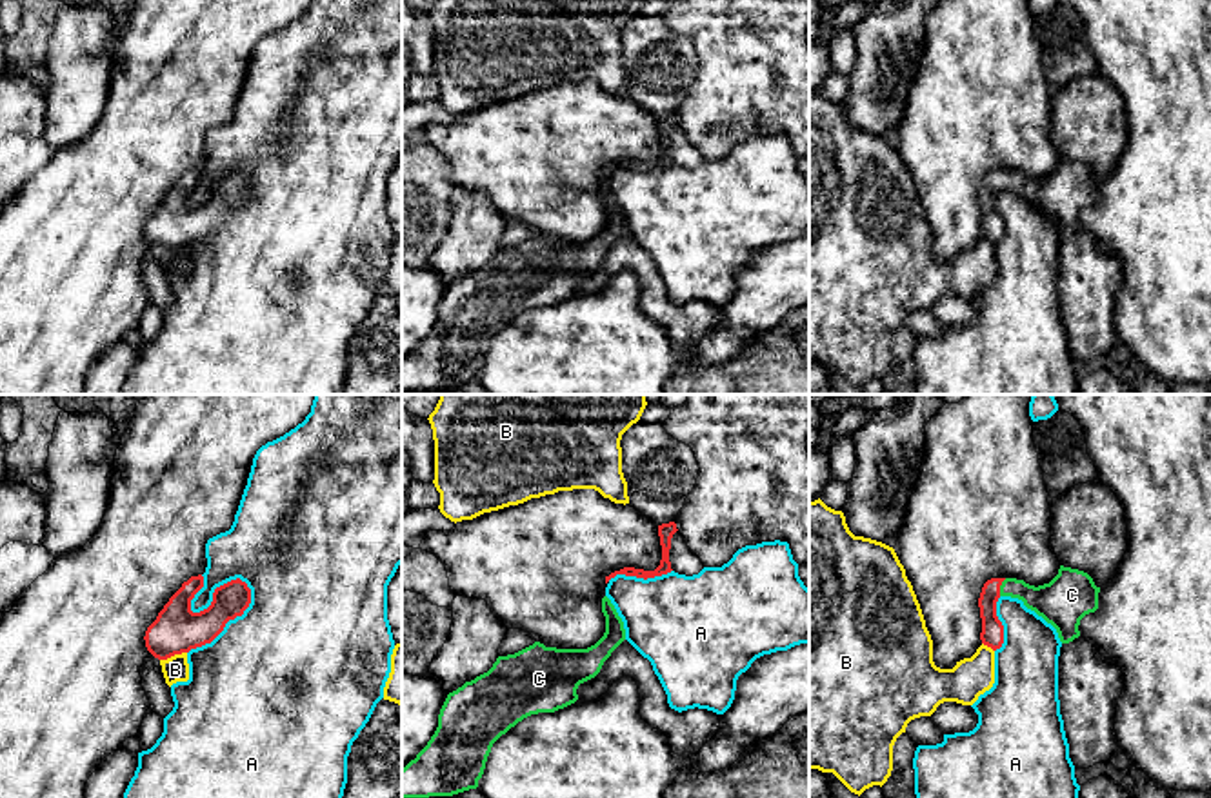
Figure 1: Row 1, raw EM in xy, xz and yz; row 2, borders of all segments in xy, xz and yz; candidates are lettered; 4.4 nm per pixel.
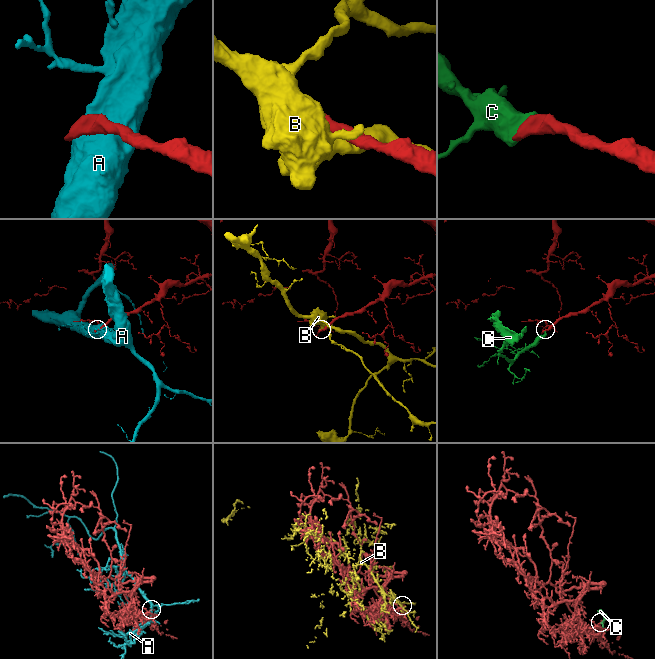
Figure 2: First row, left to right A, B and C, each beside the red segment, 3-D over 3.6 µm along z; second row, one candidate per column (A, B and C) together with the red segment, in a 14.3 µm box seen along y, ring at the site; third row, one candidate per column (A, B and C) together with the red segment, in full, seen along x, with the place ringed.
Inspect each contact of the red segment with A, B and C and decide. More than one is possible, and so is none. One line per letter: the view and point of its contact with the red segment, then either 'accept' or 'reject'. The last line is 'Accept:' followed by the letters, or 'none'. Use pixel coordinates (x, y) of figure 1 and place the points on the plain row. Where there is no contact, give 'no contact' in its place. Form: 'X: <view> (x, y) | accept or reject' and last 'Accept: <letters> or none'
A: xy (230, 211) | reject
B: xy (173, 248) | reject
C: yz (999, 180) | accept
Accept: C

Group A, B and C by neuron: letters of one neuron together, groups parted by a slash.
A / B / C

